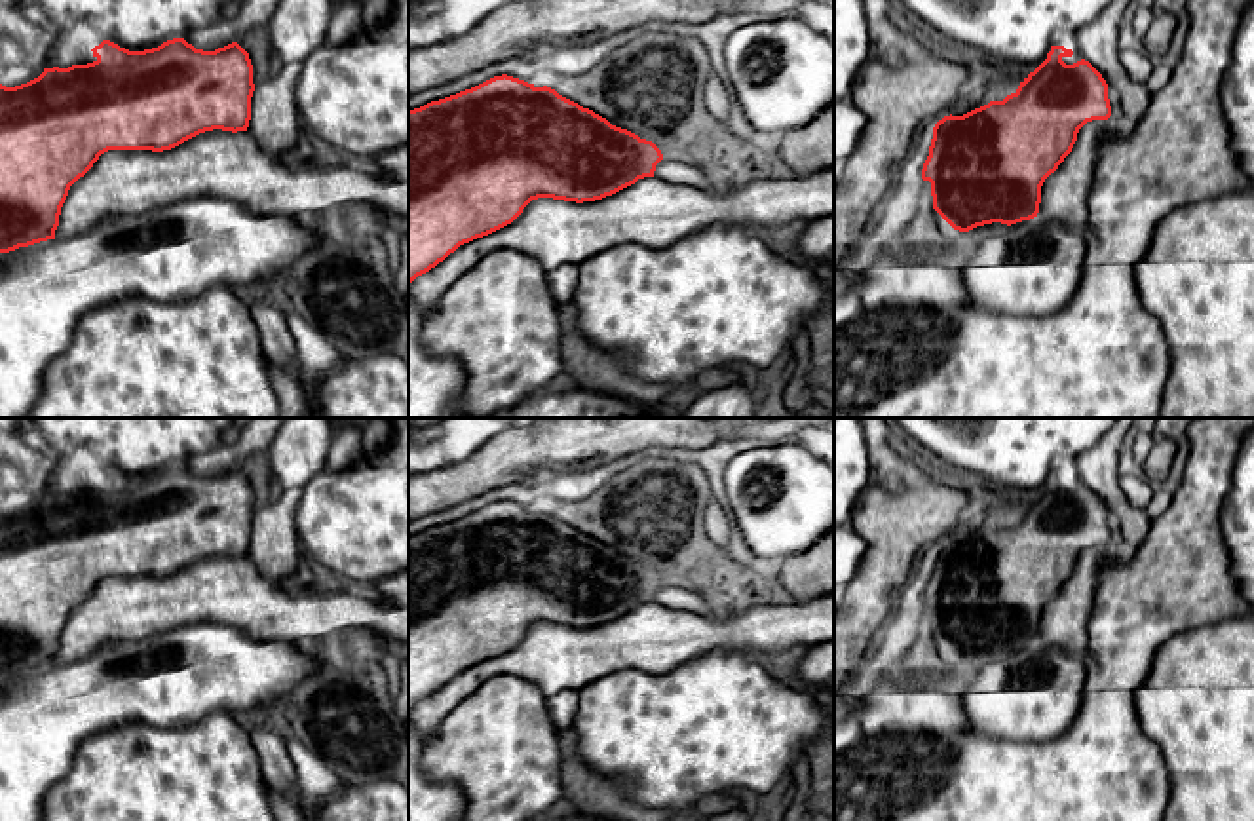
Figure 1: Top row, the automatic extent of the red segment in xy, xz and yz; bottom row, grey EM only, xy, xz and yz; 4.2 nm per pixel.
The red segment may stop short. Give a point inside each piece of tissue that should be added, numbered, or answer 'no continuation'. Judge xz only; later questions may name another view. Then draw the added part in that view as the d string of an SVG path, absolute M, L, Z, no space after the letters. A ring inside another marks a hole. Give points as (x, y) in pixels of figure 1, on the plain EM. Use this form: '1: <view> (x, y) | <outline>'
no continuation

